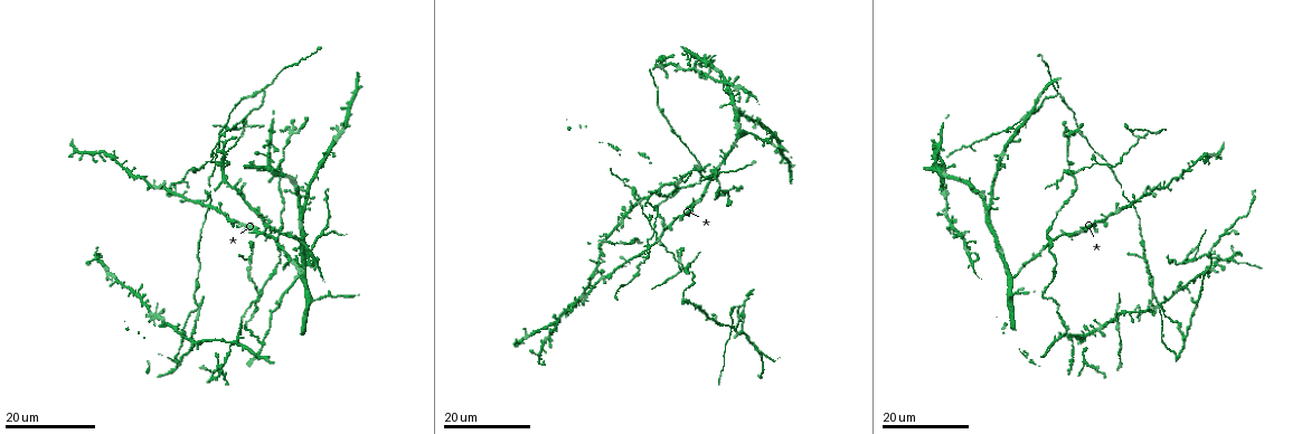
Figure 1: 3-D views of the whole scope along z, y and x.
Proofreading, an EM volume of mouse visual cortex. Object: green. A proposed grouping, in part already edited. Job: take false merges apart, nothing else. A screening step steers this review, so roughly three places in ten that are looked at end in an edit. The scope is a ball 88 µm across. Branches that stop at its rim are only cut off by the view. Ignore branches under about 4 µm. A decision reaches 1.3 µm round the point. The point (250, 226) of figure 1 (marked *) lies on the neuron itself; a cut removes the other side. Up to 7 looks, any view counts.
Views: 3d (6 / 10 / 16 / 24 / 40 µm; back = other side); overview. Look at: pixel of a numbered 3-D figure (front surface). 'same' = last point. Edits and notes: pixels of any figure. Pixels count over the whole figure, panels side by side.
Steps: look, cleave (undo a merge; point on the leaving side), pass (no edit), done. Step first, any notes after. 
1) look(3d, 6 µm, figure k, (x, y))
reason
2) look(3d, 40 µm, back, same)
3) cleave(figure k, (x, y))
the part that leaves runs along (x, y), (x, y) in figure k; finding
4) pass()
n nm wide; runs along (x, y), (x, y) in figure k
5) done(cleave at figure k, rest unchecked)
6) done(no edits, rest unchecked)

look(3d, 24 µm, figure 1, (1128, 205))
four or more arms meet

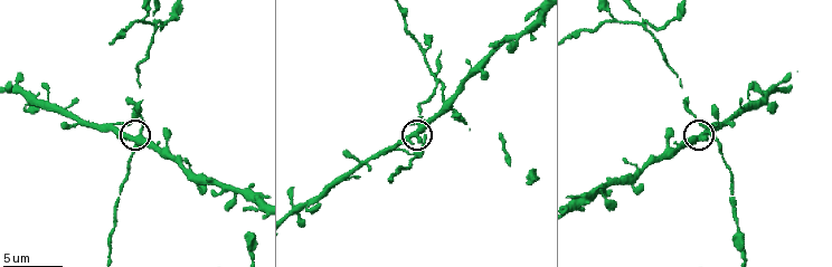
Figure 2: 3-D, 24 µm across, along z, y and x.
look(3d, 6 µm, figure 2, (418, 138))

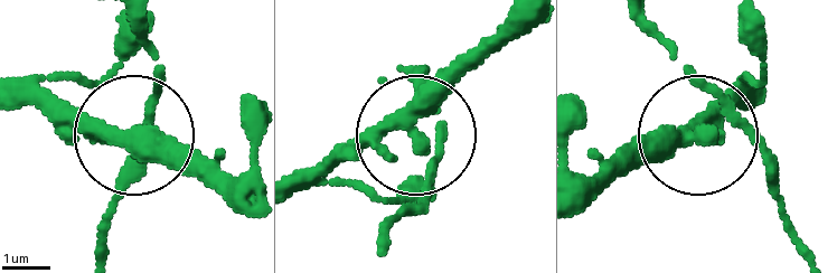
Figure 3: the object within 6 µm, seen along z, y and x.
pass()
260 nm wide; runs along (520, 17), (416, 125), (364, 129), (303, 169) in figure 3; continuous, no second neuron

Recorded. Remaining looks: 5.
look(3d, 10 µm, figure 2, (432, 77))
four arms meet

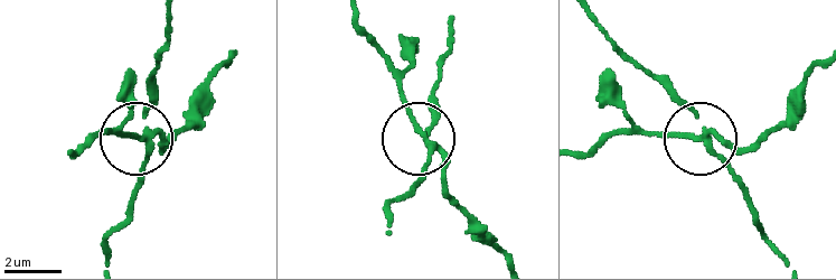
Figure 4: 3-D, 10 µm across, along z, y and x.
cleave(figure 4, (161, 151))
the part that leaves runs along (430, 142), (441, 162), (443, 190), (504, 255) in figure 4; a second neuron is stuck on

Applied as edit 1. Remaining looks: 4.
look(overview)

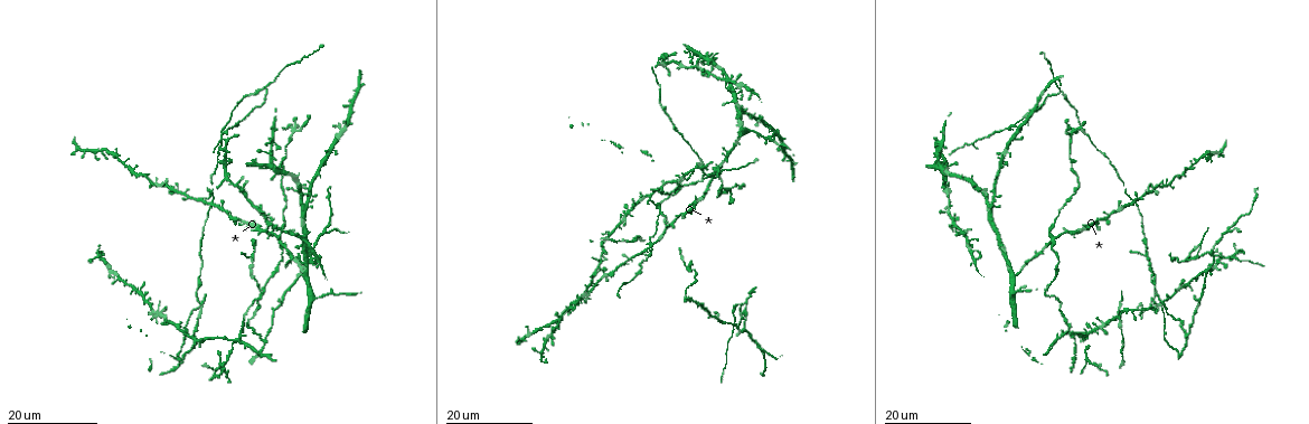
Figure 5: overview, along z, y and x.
look(3d, 24 µm, figure 5, (666, 192))
thin neck

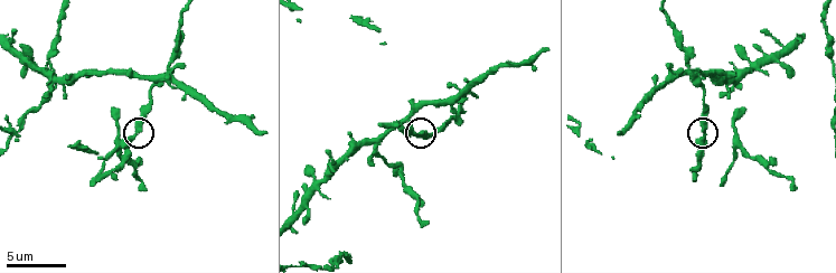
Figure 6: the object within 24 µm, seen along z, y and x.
look(3d, 6 µm, figure 6, (705, 130))

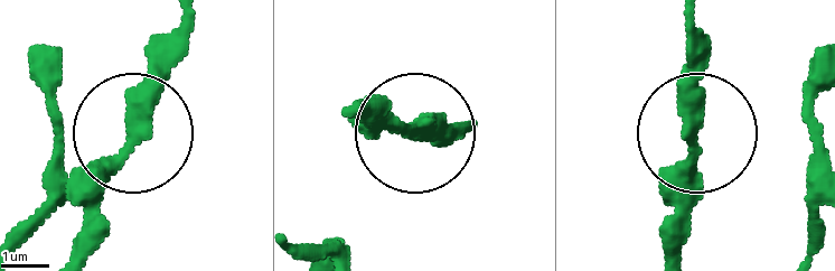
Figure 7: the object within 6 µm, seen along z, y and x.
pass()
runs along (693, 15), (684, 227) in figure 7; one neuron here

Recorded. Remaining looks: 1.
look(3d, 16 µm, figure 6, (48, 56))

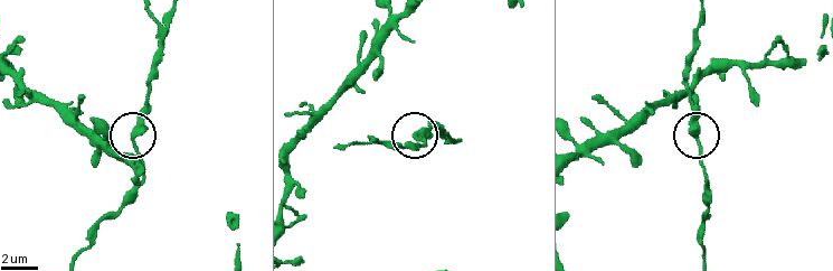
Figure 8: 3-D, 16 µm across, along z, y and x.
pass()
side arm 9 µm; all the same neuron

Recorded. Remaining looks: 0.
done(cleave at figure 4, rest unchecked)

